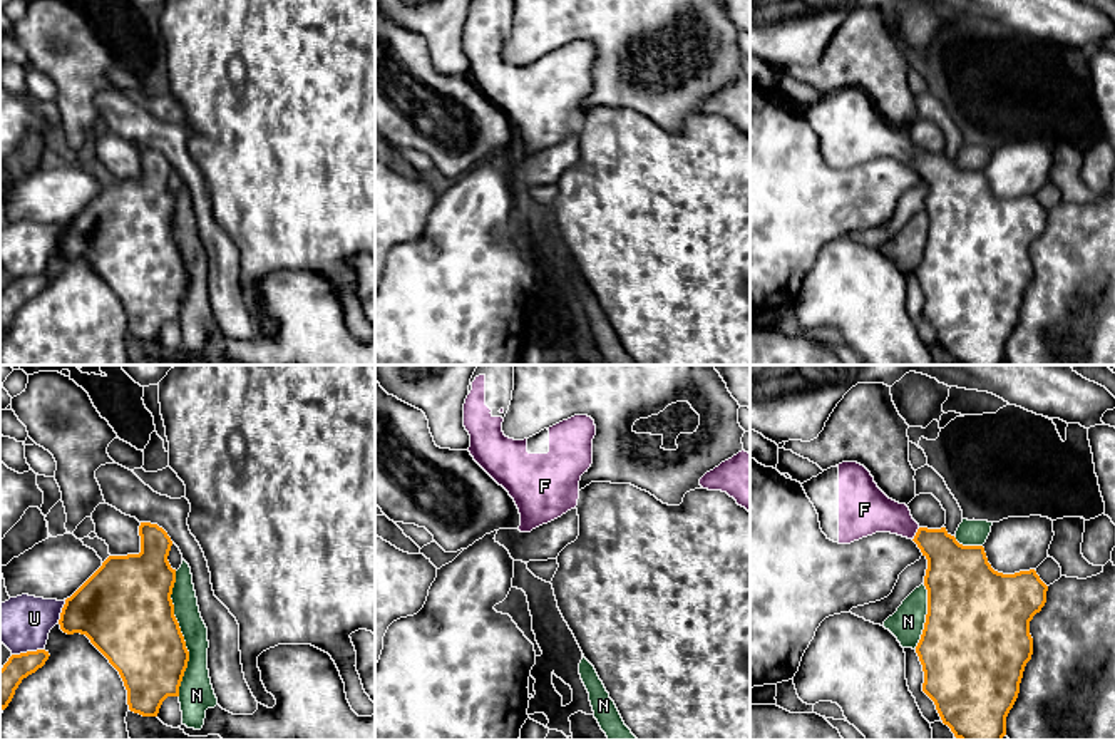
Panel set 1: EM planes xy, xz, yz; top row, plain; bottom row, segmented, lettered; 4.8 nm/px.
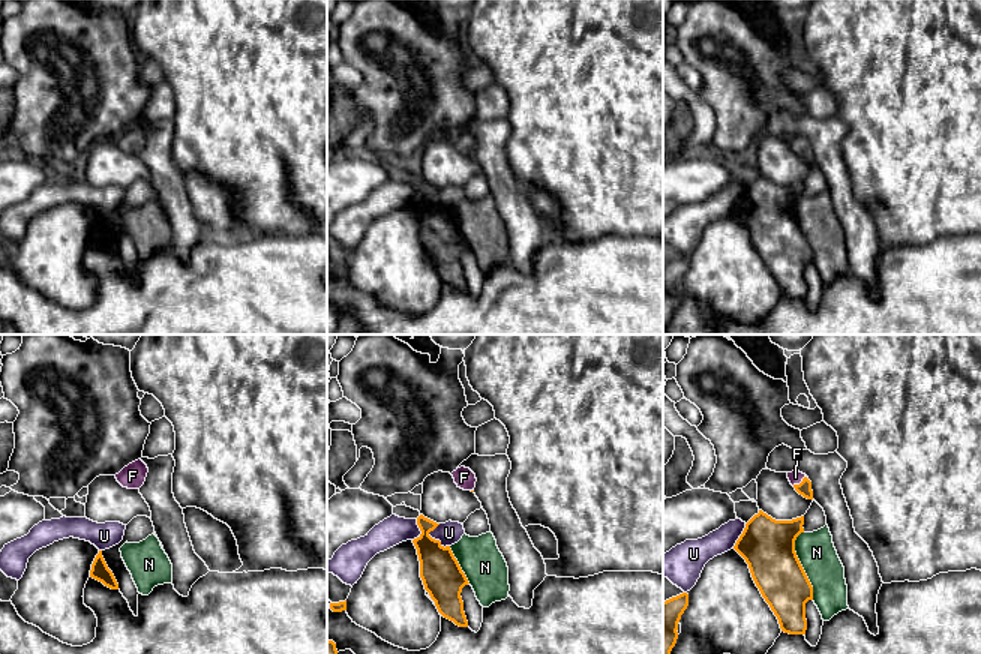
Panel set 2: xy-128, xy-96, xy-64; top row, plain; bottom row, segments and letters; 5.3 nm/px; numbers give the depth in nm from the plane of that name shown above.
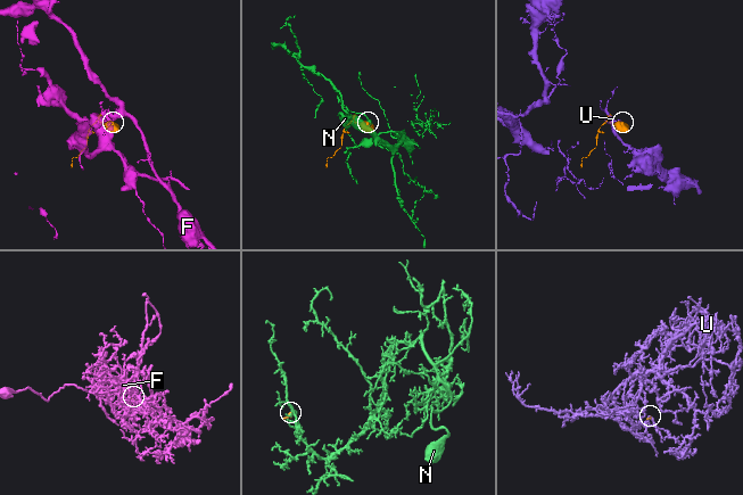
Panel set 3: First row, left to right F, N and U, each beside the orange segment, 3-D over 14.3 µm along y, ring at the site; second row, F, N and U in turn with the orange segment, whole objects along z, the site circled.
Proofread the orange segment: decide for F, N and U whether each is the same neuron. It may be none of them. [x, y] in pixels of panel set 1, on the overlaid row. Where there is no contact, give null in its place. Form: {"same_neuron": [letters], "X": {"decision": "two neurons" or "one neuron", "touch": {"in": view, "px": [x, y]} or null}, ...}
{"same_neuron": ["F"], "F": {"decision": "one neuron", "touch": {"in": "yz", "px": [916, 534]}}, "N": {"decision": "two neurons", "touch": {"in": "xy", "px": [181, 633]}}, "U": {"decision": "two neurons", "touch": {"in": "xy", "px": [27, 652]}}}

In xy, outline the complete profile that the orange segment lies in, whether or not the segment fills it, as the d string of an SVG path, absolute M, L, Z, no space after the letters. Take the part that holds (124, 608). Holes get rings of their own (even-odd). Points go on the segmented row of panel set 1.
M141 522L141 552L109 556L102 566L70 596L60 613L60 630L85 635L119 671L127 690L129 710L157 717L167 696L179 696L189 651L171 599L176 569L167 556L172 546L157 524Z

